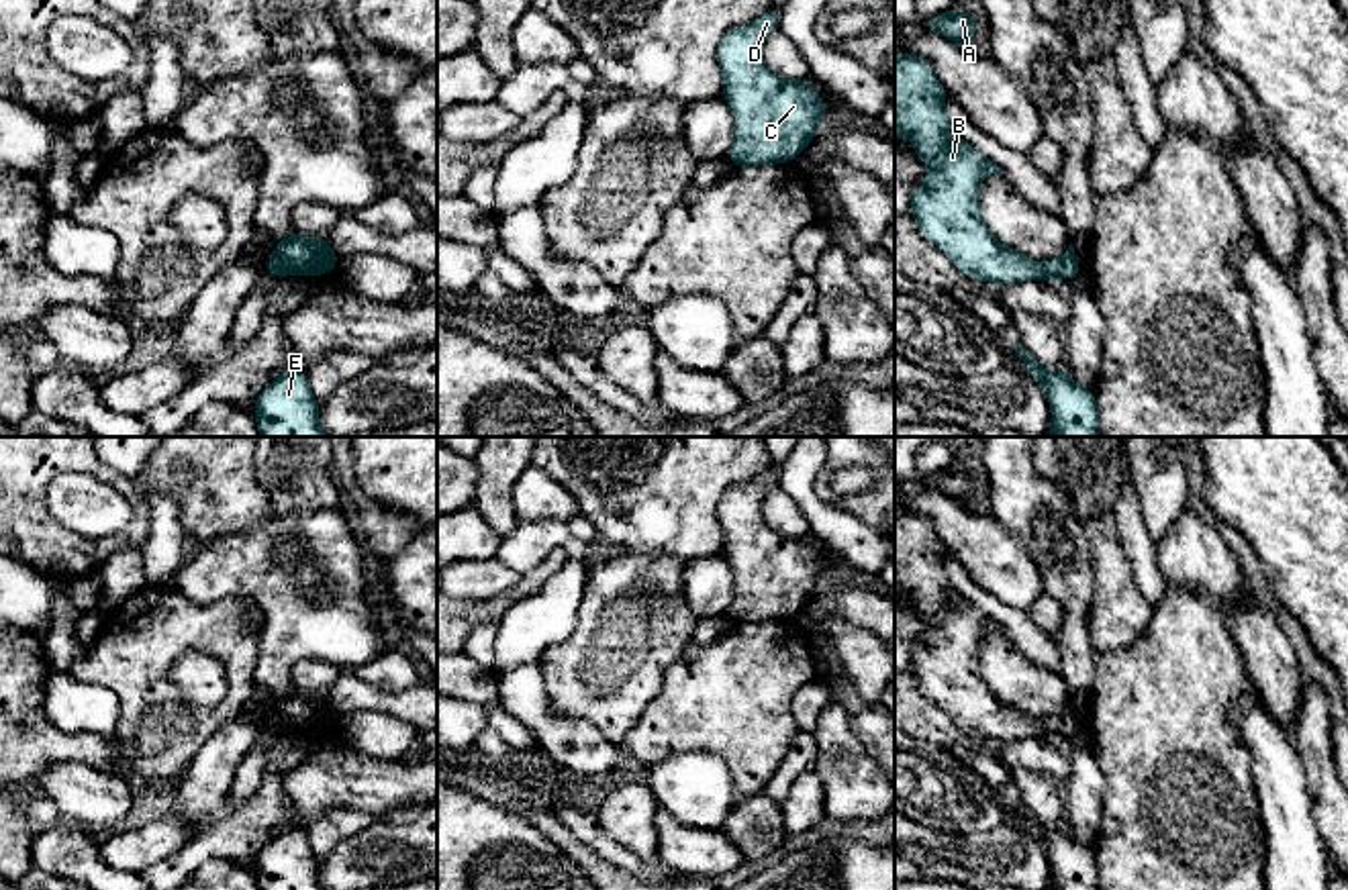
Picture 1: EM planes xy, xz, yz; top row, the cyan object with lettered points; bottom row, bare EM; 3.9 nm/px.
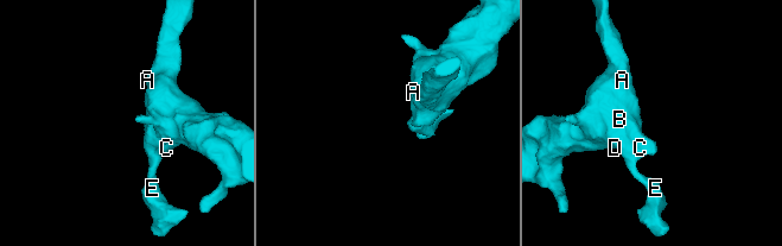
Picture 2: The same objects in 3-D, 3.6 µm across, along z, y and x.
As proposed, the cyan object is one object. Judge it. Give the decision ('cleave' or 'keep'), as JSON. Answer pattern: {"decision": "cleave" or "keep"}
{"decision": "keep"}

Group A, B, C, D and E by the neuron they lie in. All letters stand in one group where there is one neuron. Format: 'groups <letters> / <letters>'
groups A B C D E

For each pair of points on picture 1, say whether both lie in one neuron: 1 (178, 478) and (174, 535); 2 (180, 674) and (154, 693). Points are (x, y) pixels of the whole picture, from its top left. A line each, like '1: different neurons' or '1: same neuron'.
1: different neurons
2: different neurons

